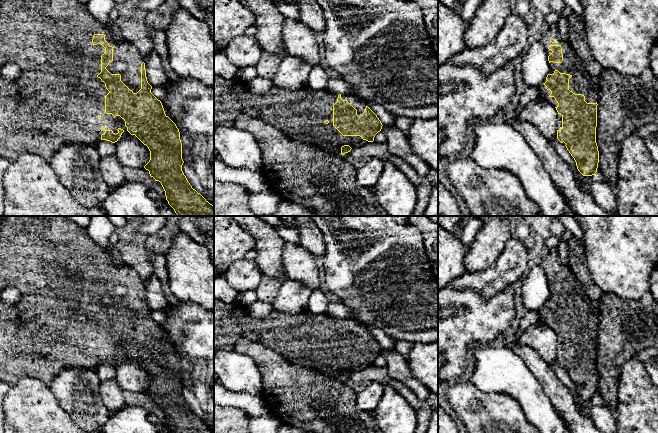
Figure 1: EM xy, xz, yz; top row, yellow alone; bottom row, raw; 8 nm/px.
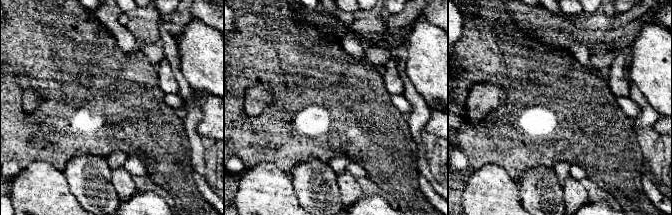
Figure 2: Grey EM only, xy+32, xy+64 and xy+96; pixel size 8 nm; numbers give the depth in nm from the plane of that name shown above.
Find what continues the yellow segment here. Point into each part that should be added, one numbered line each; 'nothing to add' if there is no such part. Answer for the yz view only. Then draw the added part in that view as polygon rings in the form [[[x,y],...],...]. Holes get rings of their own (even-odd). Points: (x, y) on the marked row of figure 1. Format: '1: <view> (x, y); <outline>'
1: yz (581, 82); [[[557,24],[550,26],[543,34],[541,42],[548,56],[552,53],[548,49],[549,46],[560,45],[562,47],[563,61],[561,63],[550,62],[549,74],[553,74],[555,70],[570,74],[572,77],[569,79],[569,90],[575,94],[584,95],[587,103],[596,103],[599,96],[598,79],[587,72],[583,60],[571,44],[561,39]]]

